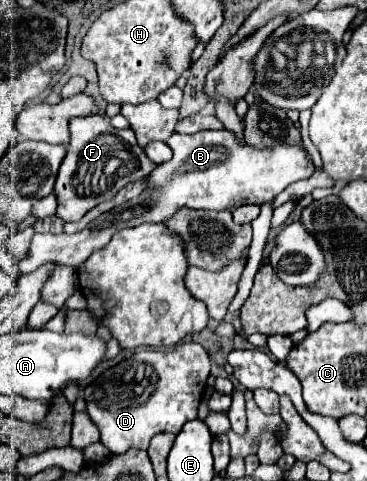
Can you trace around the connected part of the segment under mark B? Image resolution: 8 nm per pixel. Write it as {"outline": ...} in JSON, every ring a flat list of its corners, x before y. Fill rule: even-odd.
{"outline":[[227,129,199,131,193,135,173,133,167,145,173,151,173,159,159,165,149,175,149,187,137,199,125,201,109,209,79,233,35,233,27,255,19,263,21,271,31,273,47,261,59,261,77,269,89,259,91,253,105,247,113,233,125,227,137,227,143,223,163,223,179,207,233,211,235,207,247,203,263,205,267,201,273,201,273,197,277,197,291,183,309,179,315,173,315,165,305,145,271,145,265,149,257,149,253,145,241,143,237,135]]}

